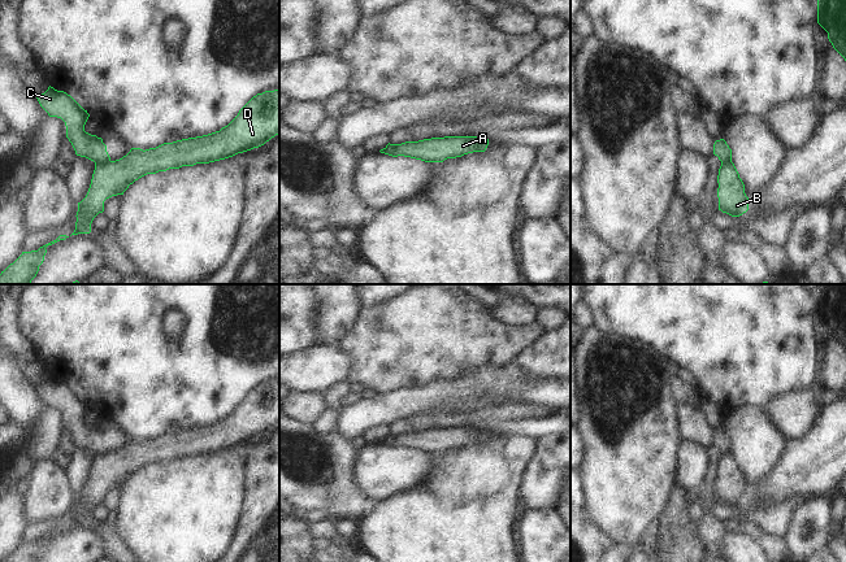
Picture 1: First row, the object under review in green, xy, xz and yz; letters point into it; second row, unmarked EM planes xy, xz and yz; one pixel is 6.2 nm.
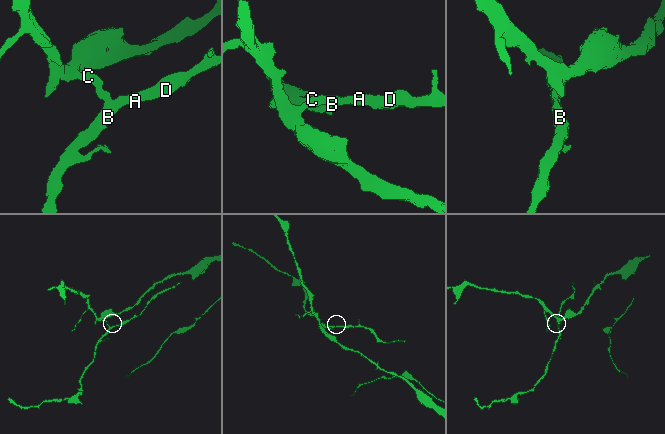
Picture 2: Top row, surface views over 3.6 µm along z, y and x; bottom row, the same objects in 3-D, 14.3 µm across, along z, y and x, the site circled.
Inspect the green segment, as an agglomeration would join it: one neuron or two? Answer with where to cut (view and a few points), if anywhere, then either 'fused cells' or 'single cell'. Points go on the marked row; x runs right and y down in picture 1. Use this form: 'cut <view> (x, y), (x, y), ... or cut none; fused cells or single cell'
cut xy (109, 160), (95, 164); fused cells

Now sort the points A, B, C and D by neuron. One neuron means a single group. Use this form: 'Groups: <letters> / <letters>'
Groups: A B D / C

